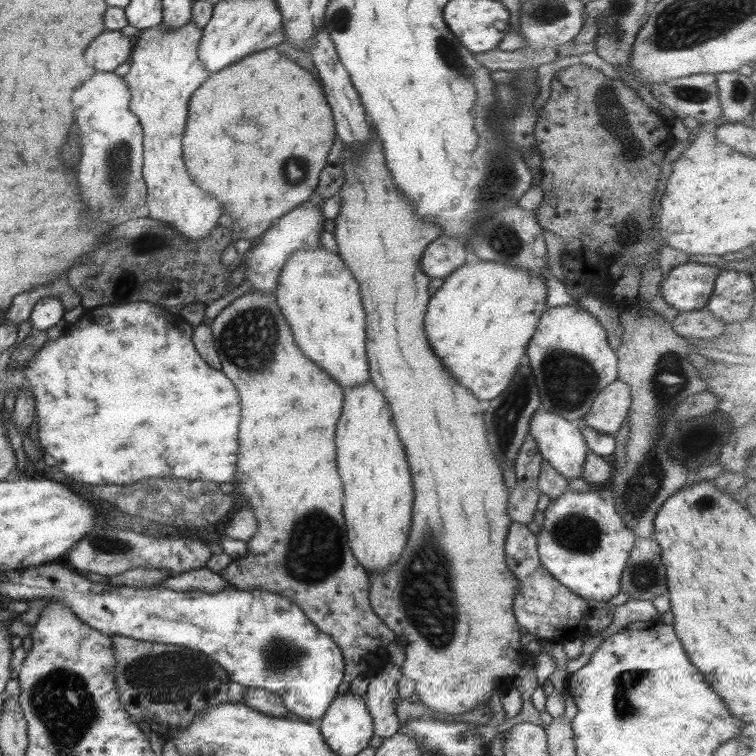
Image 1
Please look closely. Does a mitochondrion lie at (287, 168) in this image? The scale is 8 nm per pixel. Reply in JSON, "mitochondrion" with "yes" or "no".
{"mitochondrion":"yes"}

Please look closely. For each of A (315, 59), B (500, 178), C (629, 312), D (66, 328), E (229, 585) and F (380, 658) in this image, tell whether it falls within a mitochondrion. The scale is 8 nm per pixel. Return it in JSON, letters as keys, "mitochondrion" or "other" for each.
{"A":"other","B":"mitochondrion","C":"other","D":"other","E":"other","F":"other"}

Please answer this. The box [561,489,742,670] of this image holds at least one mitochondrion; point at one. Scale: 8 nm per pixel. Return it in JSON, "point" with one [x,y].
{"point":[643,574]}

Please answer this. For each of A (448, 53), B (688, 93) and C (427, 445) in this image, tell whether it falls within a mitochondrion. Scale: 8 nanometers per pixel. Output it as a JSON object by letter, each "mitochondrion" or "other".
{"A":"mitochondrion","B":"mitochondrion","C":"other"}

